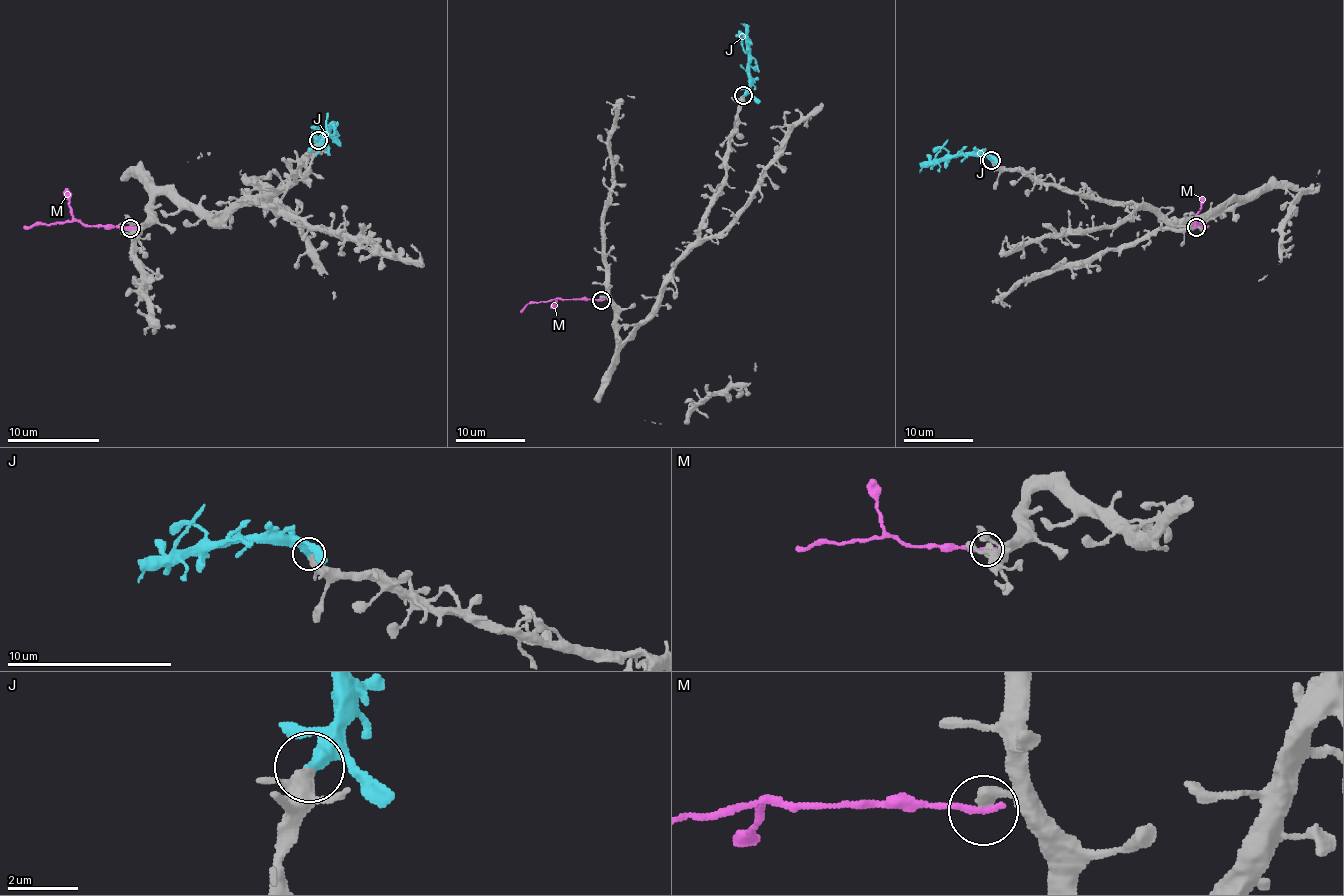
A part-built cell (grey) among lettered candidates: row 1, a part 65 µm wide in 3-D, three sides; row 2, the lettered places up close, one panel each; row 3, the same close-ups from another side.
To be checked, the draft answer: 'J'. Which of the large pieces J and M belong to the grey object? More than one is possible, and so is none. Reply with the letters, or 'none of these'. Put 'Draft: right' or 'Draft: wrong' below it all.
J
Draft: right

